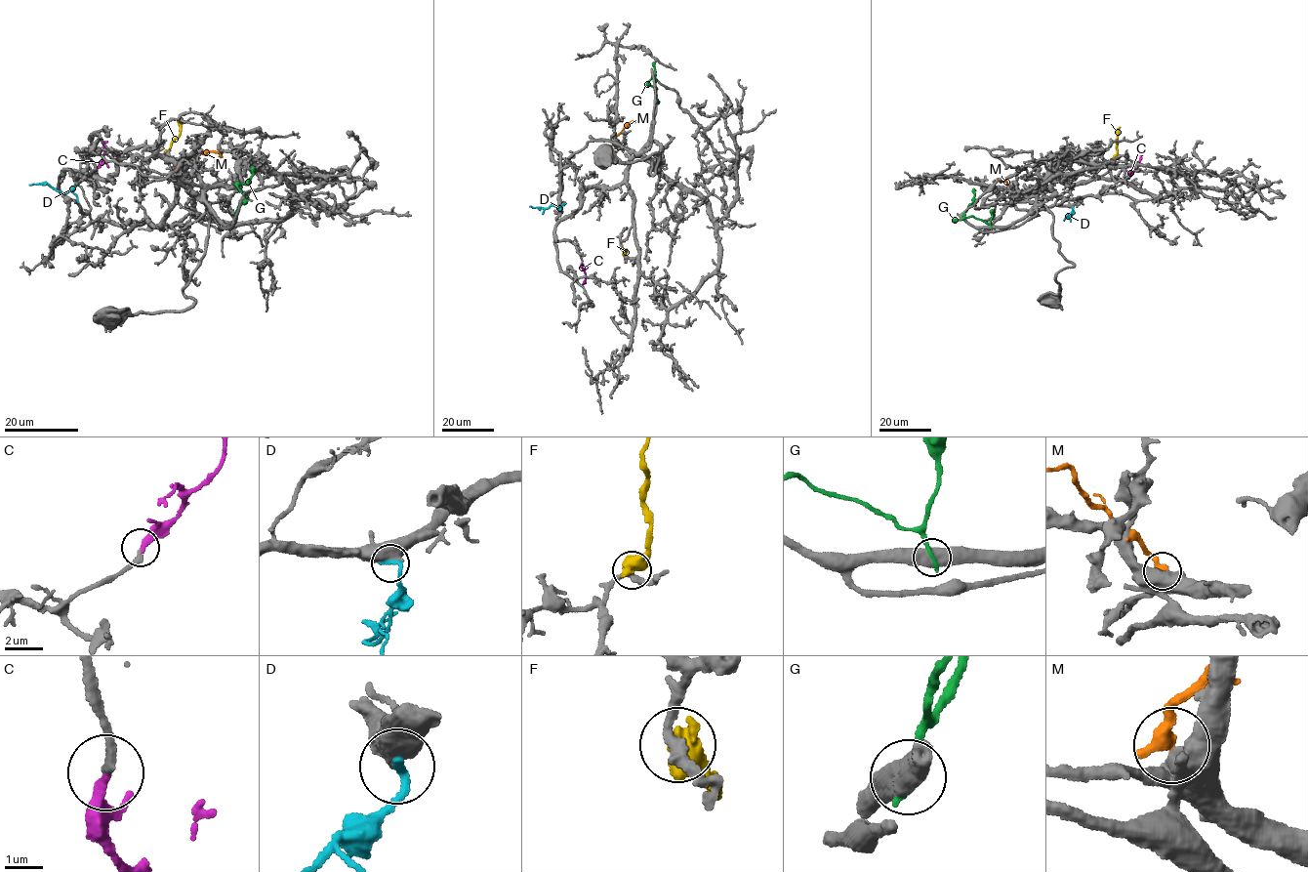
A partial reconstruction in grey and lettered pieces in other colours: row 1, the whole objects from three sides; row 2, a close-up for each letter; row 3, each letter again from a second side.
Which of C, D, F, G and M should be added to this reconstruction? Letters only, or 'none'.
C

